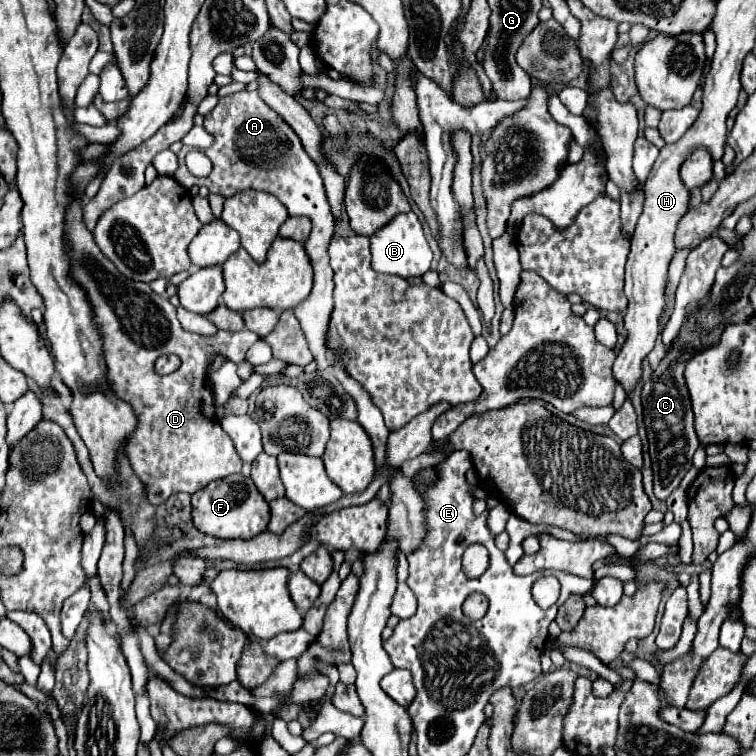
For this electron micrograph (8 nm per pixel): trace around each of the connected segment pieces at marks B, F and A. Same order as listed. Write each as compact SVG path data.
M413 211L409 213L399 213L395 219L379 227L371 237L371 267L377 273L389 273L389 275L399 275L399 277L421 277L425 271L429 271L433 253L429 249L429 243L425 239L421 221Z
M247 477L211 481L203 491L193 493L193 523L199 531L221 539L251 539L267 529L269 505Z
M243 91L221 97L217 107L209 115L205 115L205 129L215 137L215 145L211 149L205 149L205 155L213 163L213 171L207 177L191 175L185 167L185 155L191 149L183 147L181 153L177 153L179 167L173 175L177 183L181 183L185 189L193 187L195 183L205 185L211 193L223 197L231 197L233 193L245 189L265 191L275 195L287 207L289 215L305 215L313 221L313 229L303 243L313 267L313 291L303 303L293 307L293 313L299 319L299 325L307 337L317 369L323 371L331 367L327 333L333 311L333 271L329 267L327 247L335 235L335 227L317 165L303 151L301 139L295 135L295 131L287 127L287 123L259 97L257 91Z

